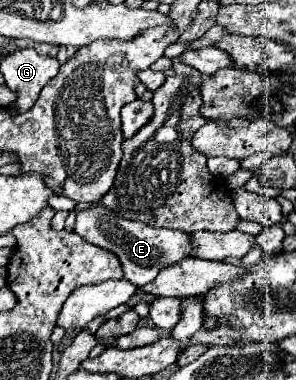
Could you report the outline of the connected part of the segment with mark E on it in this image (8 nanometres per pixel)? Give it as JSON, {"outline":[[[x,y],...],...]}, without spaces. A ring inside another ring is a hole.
{"outline":[[[103,205],[95,207],[95,209],[87,209],[77,213],[77,223],[75,223],[75,231],[89,243],[109,249],[113,251],[117,257],[121,257],[121,265],[125,269],[125,277],[135,285],[135,287],[143,287],[147,283],[151,283],[159,271],[167,265],[179,263],[185,257],[193,255],[193,233],[185,233],[179,229],[161,229],[161,227],[149,227],[143,225],[139,221],[129,221],[129,219],[121,219],[117,217],[113,211],[105,209]]]}

